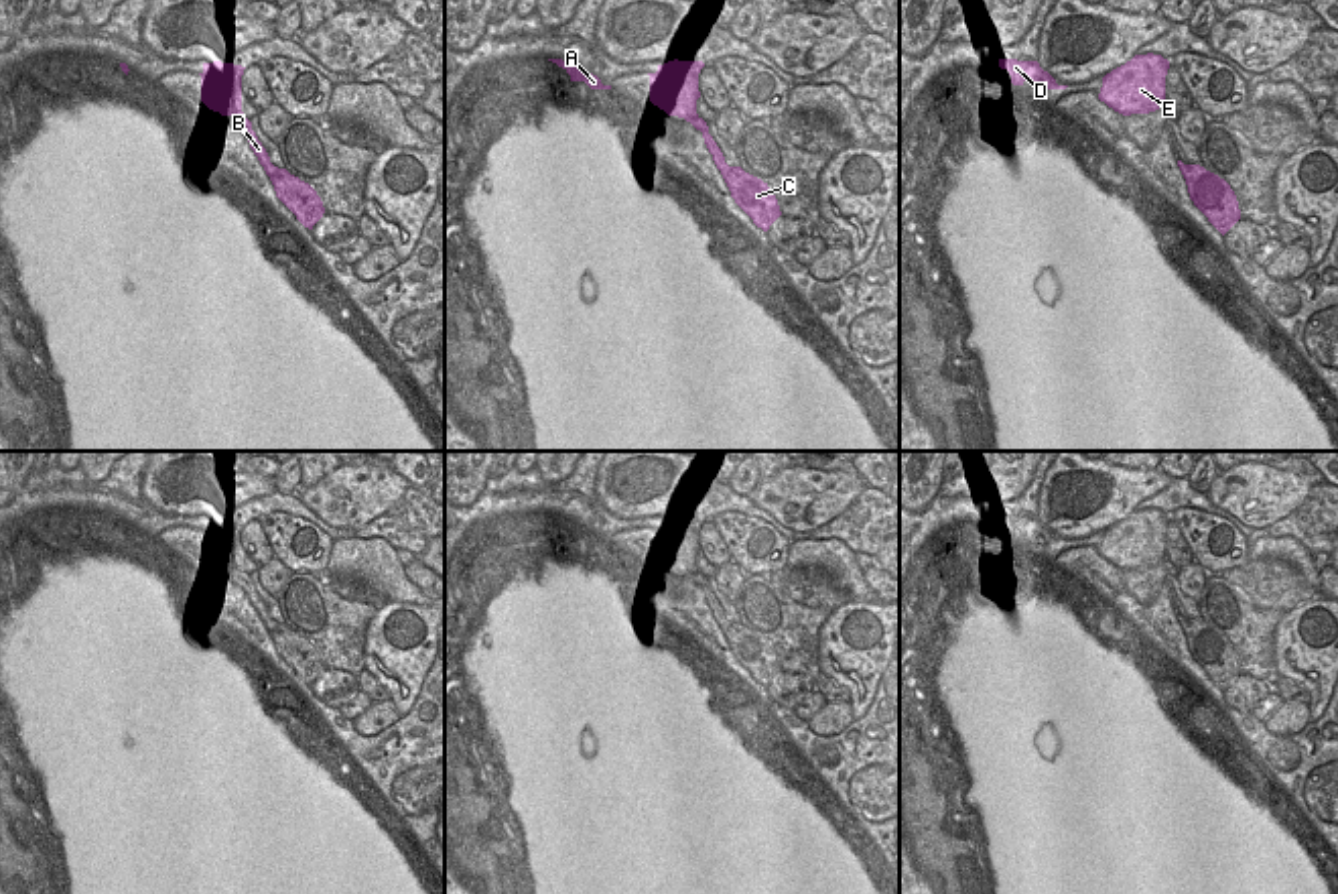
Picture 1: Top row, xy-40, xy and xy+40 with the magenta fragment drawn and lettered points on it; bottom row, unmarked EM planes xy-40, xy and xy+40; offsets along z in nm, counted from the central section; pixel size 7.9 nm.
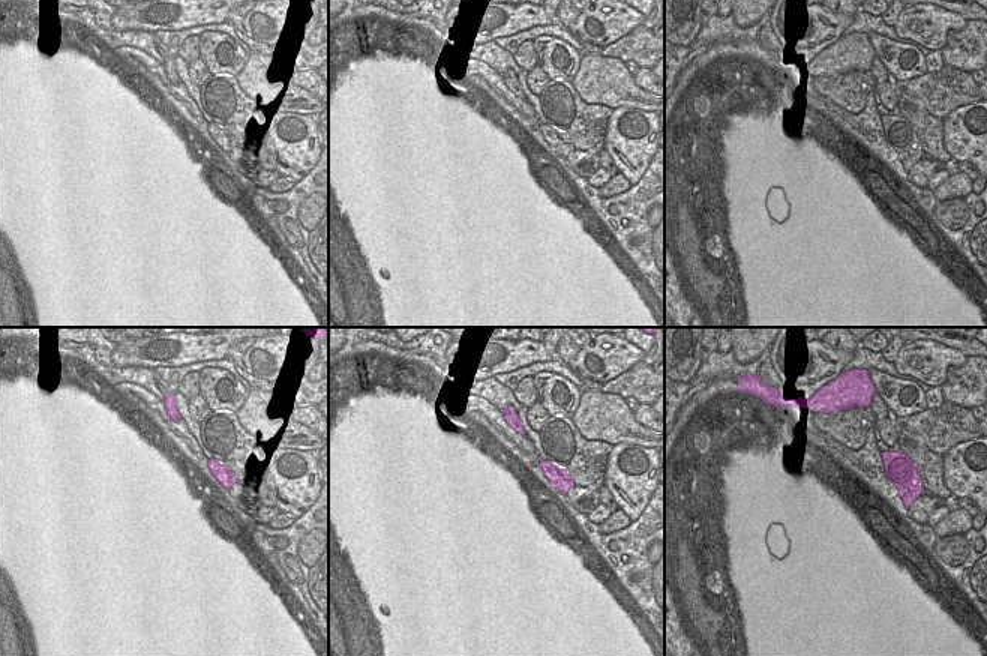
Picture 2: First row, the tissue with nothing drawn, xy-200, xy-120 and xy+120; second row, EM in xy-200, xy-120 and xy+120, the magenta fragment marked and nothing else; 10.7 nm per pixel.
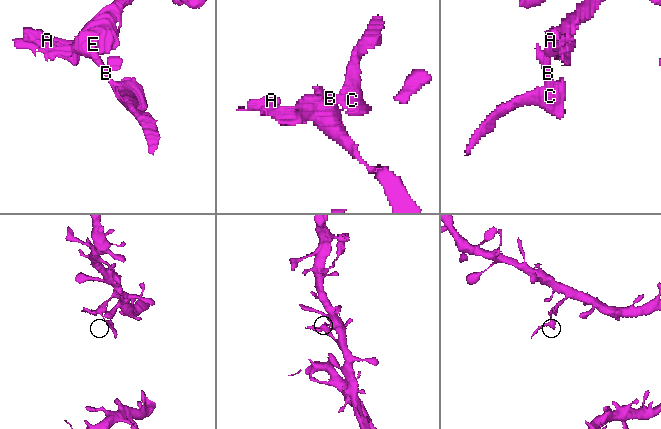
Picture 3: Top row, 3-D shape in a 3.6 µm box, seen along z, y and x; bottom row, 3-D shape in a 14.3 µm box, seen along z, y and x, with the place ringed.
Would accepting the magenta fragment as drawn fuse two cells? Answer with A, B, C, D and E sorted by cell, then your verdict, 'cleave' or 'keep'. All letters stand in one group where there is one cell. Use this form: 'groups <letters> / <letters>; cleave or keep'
groups A B D E / C; cleave

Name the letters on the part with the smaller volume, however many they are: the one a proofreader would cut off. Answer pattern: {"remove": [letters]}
{"remove": ["C"]}

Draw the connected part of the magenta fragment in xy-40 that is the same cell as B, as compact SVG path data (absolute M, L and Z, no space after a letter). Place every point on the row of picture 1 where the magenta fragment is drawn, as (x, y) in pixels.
M203 63L201 75L201 102L221 116L229 116L236 128L248 138L250 148L258 156L268 177L274 177L278 167L270 163L270 156L256 132L252 130L252 122L242 112L242 65L233 63Z

